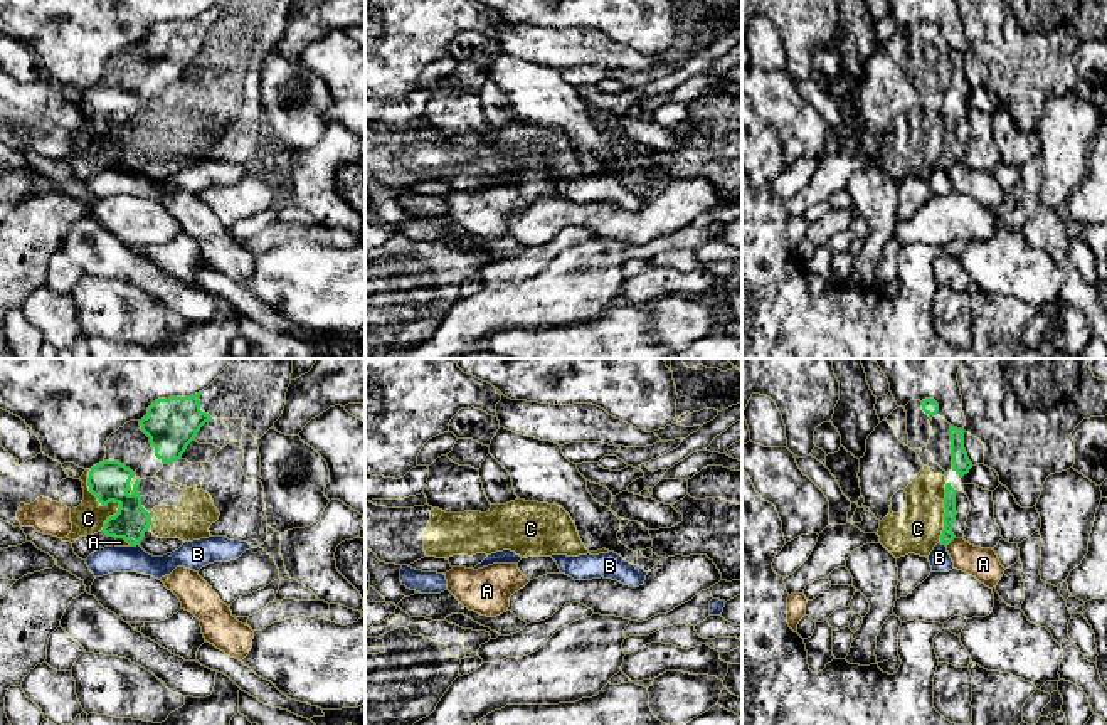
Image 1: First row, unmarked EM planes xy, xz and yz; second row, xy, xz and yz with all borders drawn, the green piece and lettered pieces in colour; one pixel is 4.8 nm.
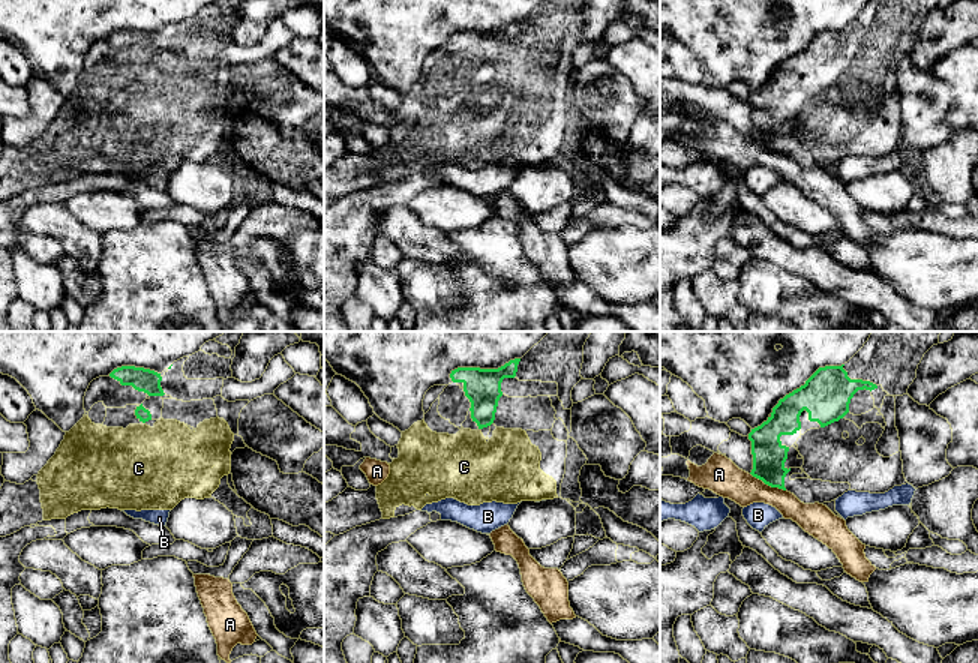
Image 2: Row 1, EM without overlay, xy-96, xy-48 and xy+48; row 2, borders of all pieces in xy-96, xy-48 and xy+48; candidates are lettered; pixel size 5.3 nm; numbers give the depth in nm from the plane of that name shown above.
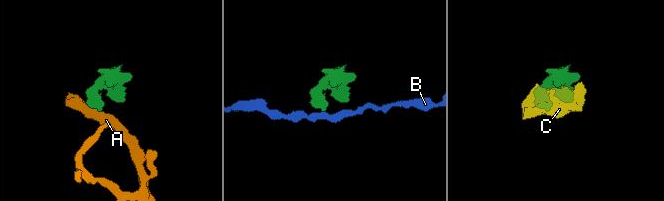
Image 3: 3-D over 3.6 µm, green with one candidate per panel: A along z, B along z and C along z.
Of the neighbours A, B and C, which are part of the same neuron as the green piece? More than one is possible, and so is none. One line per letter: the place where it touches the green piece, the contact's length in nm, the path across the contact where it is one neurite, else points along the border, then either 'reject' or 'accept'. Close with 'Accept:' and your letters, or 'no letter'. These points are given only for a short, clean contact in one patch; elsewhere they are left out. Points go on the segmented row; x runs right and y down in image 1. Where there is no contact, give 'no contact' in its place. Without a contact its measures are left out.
A: contact yz (949, 542); length 60 nm; border yz (954, 537), (946, 545); reject
B: contact xy (135, 545); length 40 nm; border xy (132, 544), (138, 545); reject
C: contact xy (106, 505); length 300 nm; way xy (108, 481), (106, 505), (88, 518); accept
Accept: C

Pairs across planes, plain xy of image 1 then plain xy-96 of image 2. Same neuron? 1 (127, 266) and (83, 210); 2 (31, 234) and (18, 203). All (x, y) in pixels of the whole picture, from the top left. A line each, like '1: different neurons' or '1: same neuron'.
1: different neurons
2: same neuron

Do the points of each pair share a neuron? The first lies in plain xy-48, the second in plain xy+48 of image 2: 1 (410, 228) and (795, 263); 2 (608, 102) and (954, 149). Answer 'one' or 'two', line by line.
1: one
2: two

